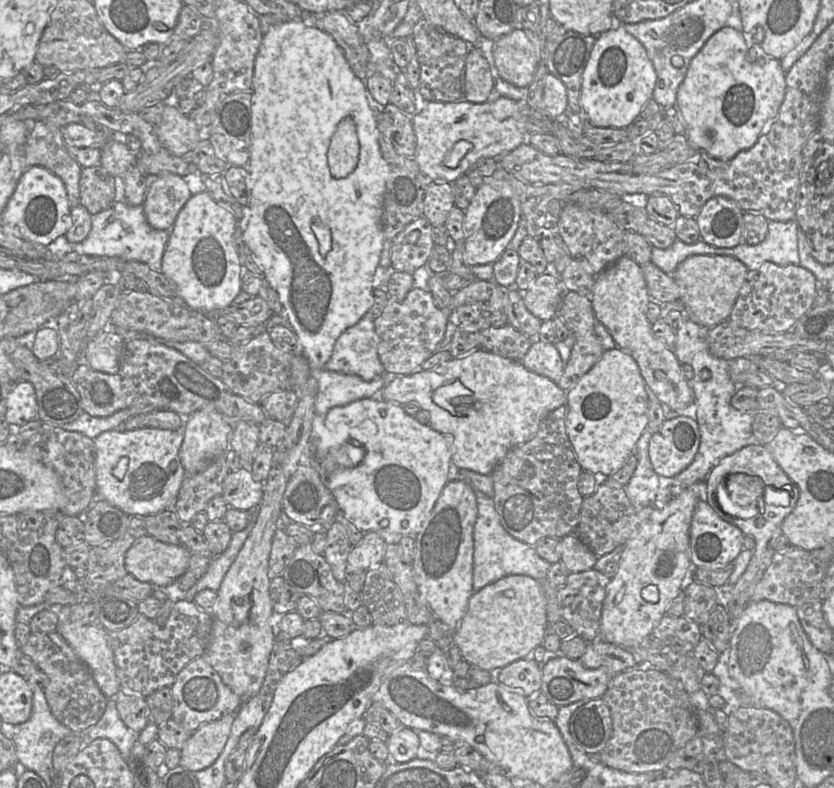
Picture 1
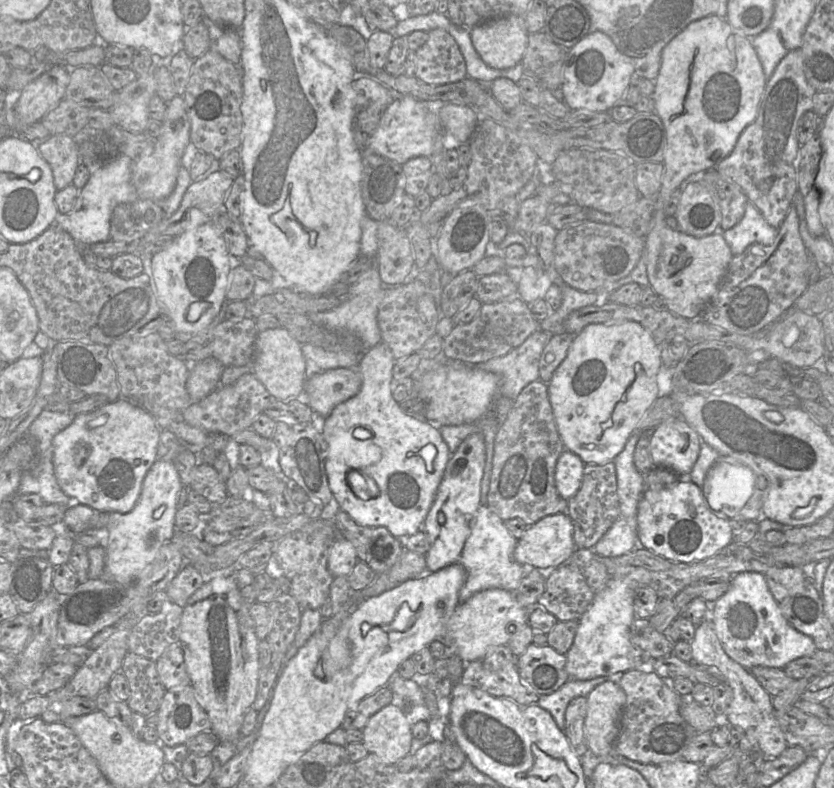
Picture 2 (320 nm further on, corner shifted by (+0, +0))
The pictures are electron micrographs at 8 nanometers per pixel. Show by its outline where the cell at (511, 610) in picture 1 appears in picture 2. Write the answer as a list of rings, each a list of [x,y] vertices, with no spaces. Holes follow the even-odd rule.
[[[488,589],[474,594],[457,606],[446,624],[446,644],[453,647],[465,663],[482,660],[490,646],[507,645],[517,626],[528,624],[528,610],[522,607],[514,592]]]

